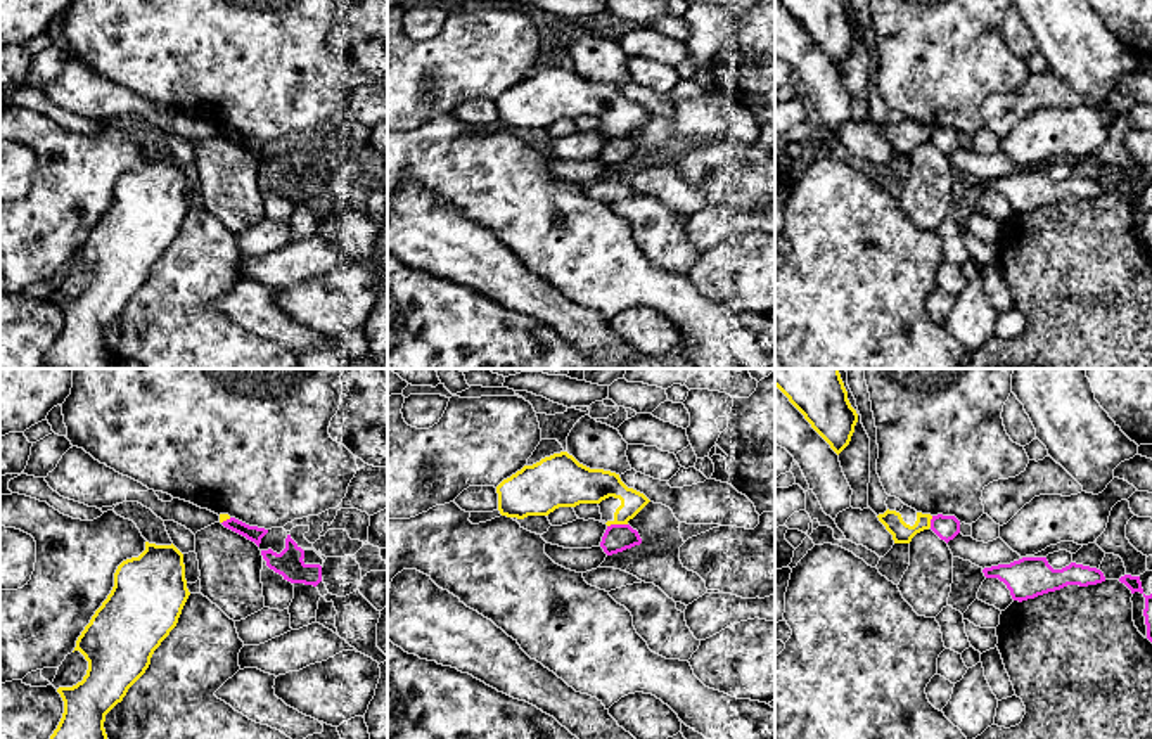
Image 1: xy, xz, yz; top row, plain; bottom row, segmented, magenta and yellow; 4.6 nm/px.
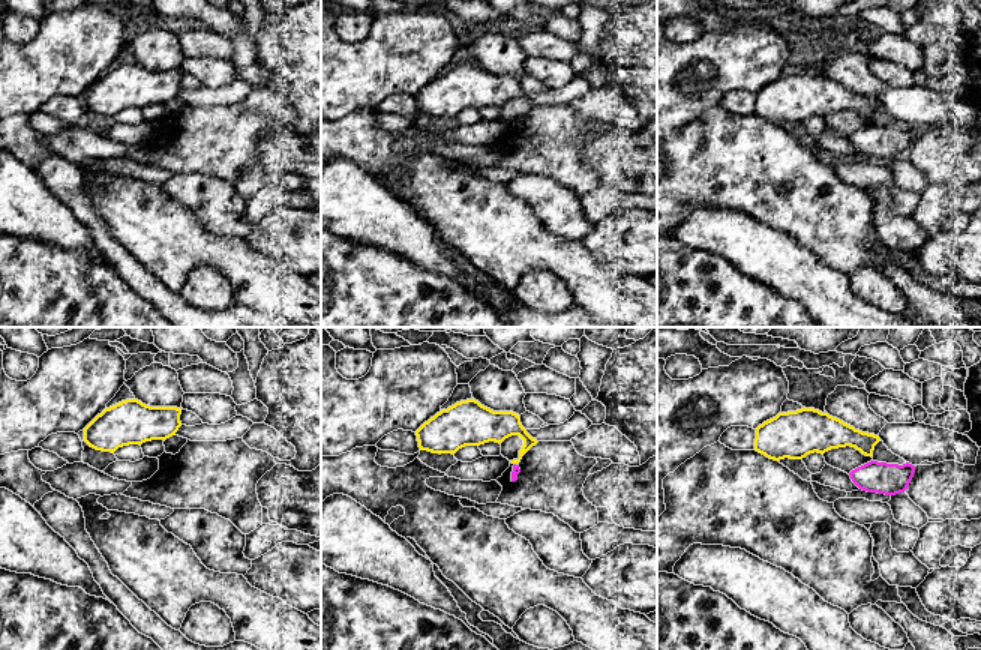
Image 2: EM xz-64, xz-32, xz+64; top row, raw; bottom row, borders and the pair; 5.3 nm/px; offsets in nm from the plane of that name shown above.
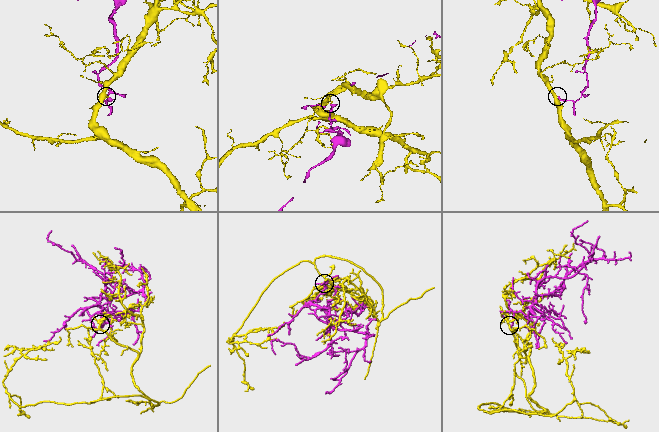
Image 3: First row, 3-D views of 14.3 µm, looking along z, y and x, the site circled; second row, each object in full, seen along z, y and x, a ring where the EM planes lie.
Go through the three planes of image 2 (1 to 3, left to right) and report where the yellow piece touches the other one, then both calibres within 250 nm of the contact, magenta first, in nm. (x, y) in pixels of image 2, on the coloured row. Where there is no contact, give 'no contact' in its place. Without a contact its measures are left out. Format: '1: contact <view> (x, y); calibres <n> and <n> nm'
1: no contact
2: no contact
3: no contact

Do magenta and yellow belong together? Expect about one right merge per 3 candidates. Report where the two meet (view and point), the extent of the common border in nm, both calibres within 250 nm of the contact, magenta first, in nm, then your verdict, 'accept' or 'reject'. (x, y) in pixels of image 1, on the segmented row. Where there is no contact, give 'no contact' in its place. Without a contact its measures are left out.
xz (616, 525) | 100 nm | 130/180 nm | reject

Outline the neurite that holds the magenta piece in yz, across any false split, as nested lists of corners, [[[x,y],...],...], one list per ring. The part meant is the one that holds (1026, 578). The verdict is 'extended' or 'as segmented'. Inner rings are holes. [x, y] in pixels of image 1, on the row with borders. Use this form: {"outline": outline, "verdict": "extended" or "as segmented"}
{"outline": [[[1022,557],[1010,564],[998,564],[982,569],[986,578],[998,578],[1007,585],[1014,601],[1027,601],[1038,595],[1060,590],[1067,585],[1097,585],[1105,582],[1100,569],[1071,562],[1053,569],[1046,557]]], "verdict": "as segmented"}

